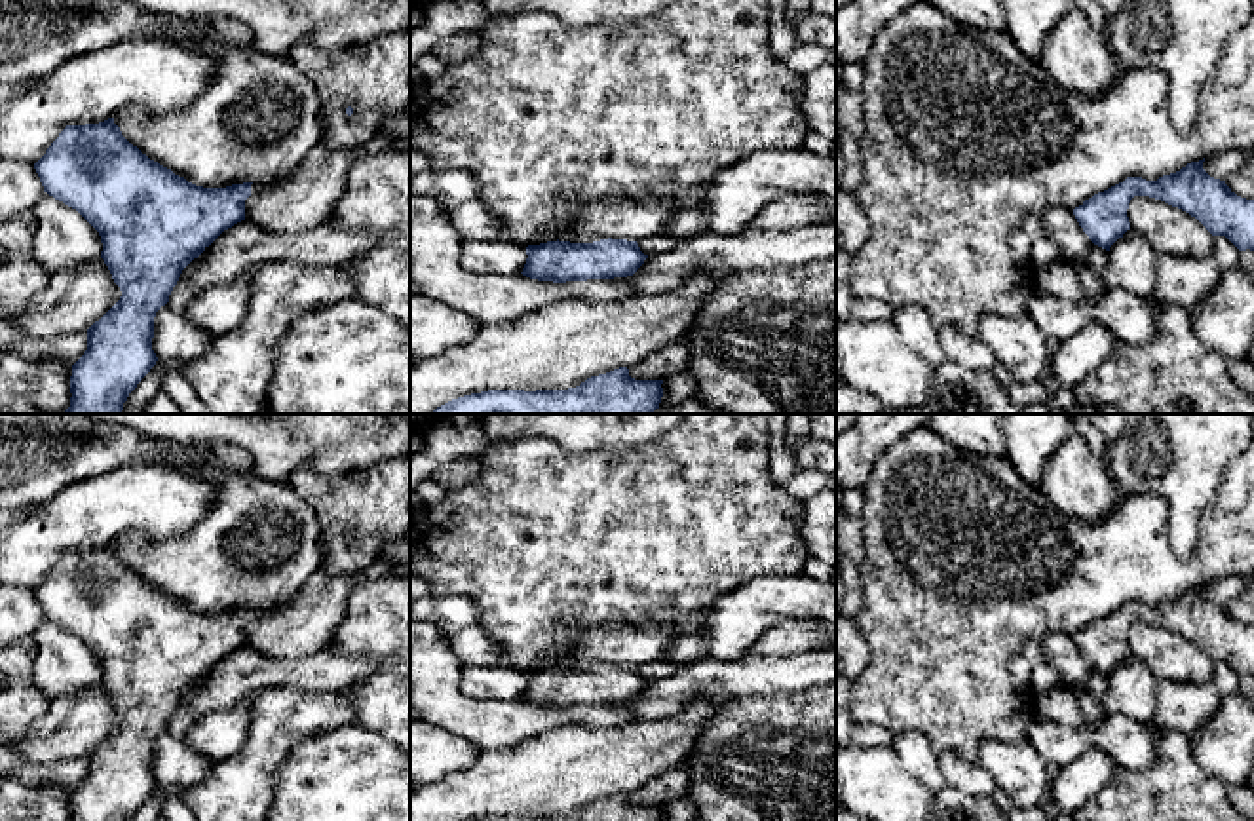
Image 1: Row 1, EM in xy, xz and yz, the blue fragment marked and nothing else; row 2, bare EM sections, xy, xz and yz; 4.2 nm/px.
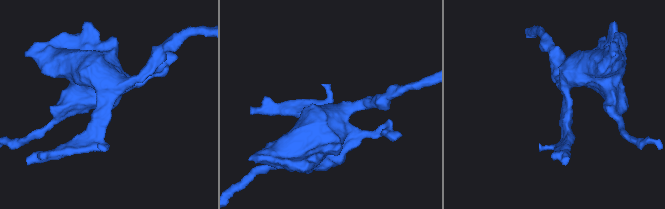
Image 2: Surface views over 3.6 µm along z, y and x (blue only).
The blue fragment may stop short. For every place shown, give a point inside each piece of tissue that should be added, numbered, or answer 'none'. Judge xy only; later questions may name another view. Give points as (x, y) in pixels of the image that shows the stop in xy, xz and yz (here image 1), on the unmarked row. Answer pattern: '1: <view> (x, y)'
none

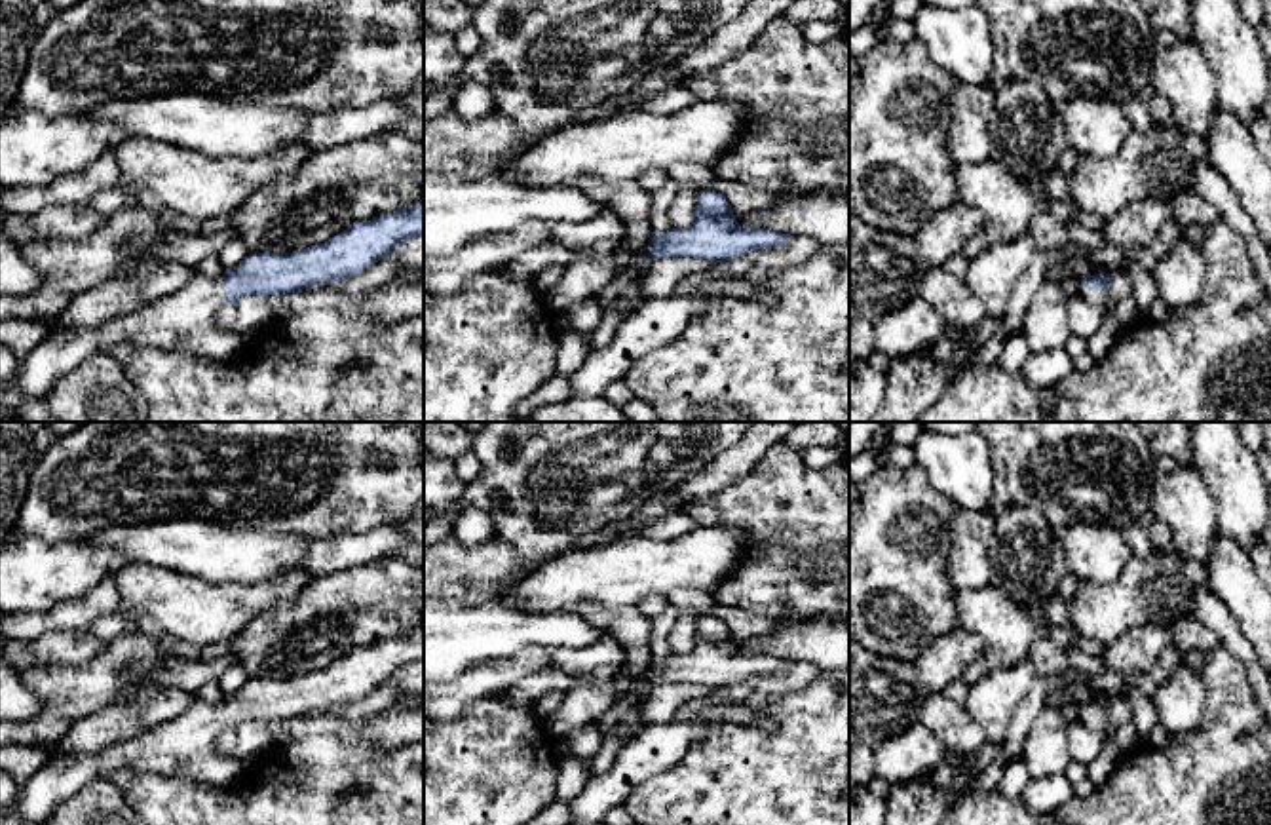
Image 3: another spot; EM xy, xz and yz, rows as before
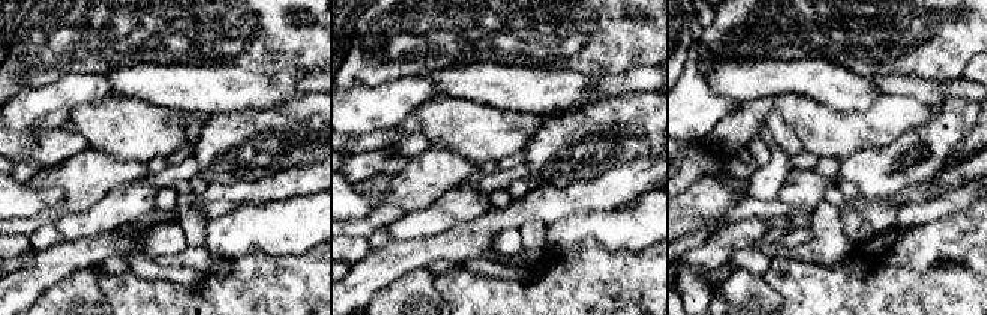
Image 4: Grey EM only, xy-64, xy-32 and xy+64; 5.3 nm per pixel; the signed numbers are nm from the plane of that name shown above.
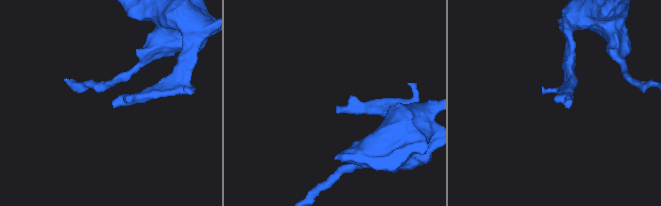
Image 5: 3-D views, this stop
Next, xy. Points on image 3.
1: xy (187, 746)

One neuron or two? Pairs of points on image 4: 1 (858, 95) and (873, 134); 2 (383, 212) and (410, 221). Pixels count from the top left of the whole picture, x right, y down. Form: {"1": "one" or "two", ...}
{"1": "two", "2": "two"}

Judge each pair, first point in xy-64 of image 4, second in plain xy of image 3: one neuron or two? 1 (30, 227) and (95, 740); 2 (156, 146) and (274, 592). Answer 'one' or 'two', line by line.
1: two
2: one

